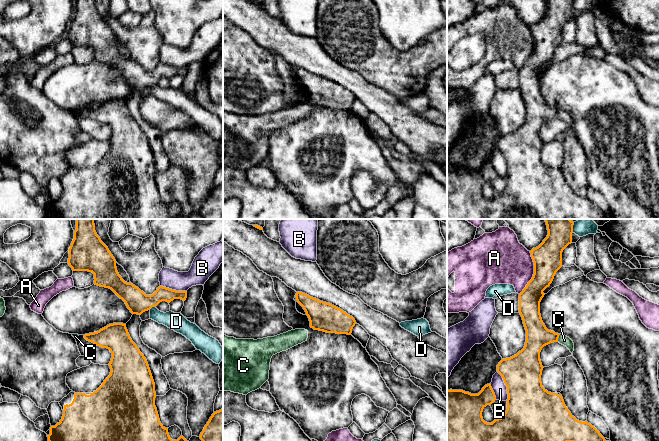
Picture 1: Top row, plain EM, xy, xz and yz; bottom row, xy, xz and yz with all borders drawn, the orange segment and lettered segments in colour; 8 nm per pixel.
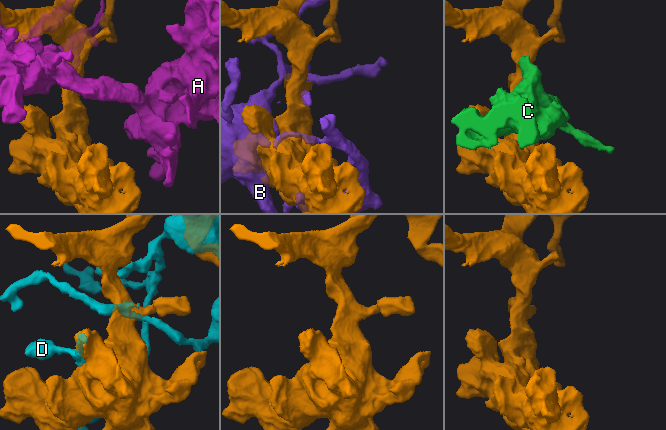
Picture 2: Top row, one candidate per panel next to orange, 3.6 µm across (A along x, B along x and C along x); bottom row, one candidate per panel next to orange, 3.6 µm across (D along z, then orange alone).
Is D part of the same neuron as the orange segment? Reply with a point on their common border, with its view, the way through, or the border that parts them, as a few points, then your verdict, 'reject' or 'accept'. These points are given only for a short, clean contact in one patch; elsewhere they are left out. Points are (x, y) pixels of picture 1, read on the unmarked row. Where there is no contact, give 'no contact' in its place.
contact xy (152, 82); reject

